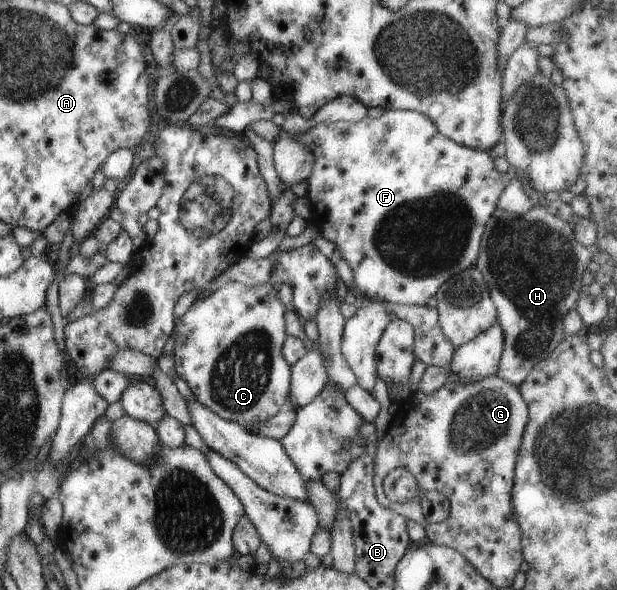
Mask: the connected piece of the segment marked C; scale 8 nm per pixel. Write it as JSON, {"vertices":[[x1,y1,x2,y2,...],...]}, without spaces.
{"vertices":[[226,282,208,297,192,303,190,309,176,319,173,329,176,374,193,386,193,395,198,402,221,418,239,423,249,432,253,431,253,426,274,417,289,401,291,366,282,351,287,336,284,314,288,308,276,294,270,282,255,286]]}

